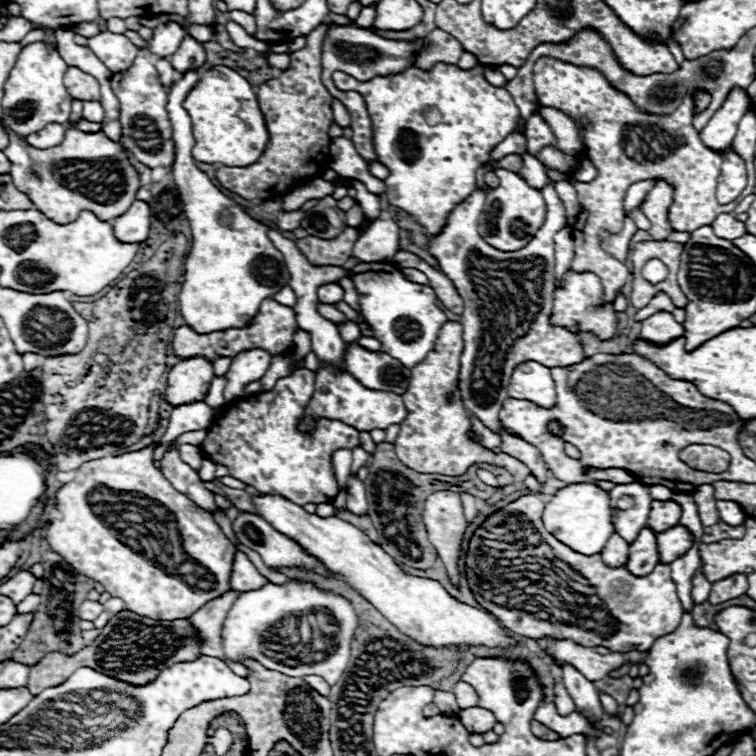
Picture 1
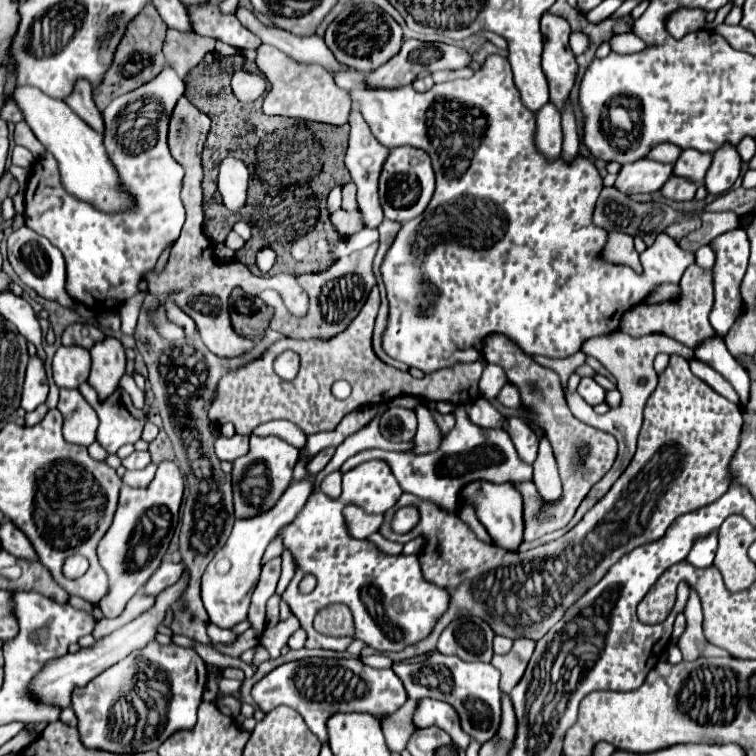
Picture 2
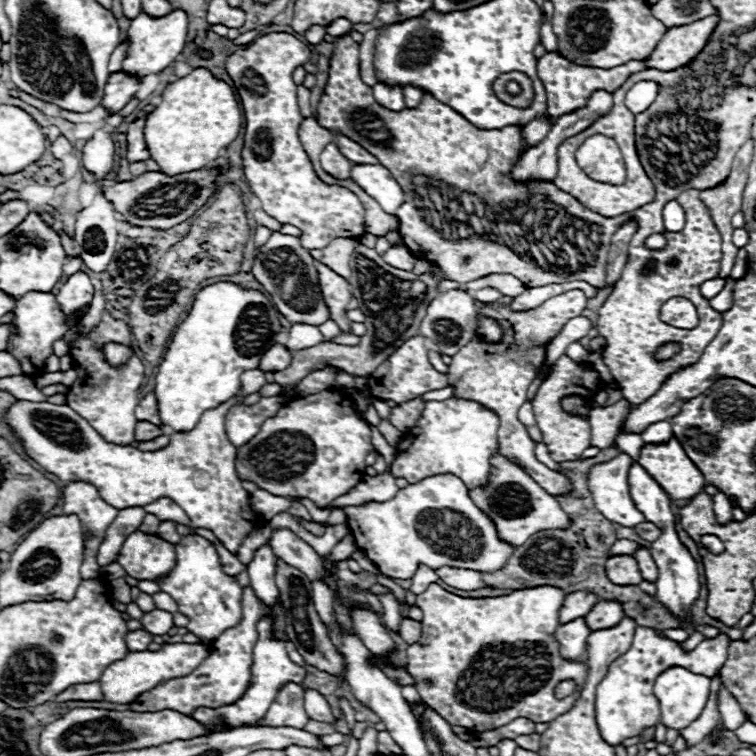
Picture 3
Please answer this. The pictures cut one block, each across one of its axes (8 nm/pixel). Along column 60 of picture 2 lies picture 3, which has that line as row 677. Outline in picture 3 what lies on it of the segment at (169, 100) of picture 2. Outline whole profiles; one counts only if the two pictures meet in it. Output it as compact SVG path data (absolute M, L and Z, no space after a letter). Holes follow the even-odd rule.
M248 586L244 588L242 594L242 622L236 628L226 630L220 638L216 638L210 644L210 656L190 674L178 680L168 680L162 682L158 688L140 694L134 702L130 702L130 710L136 712L156 712L156 710L176 710L180 714L192 716L192 712L196 708L220 708L220 706L228 706L234 704L236 700L240 700L244 696L244 692L250 686L252 680L252 652L254 646L258 642L258 630L256 624L262 616L272 616L274 618L274 634L282 640L286 640L286 610L282 606L282 602L278 606L266 606L256 594L254 590Z

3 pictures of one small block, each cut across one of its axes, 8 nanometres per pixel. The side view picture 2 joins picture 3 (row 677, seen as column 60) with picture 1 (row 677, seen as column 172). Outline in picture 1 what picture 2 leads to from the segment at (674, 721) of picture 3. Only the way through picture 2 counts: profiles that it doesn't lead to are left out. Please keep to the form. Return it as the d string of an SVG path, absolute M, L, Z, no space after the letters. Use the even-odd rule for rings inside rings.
M538 638L536 642L550 658L554 658L556 664L572 664L590 682L602 680L604 676L608 676L612 670L620 668L628 660L632 664L644 662L642 652L636 652L636 650L632 650L632 652L610 652L610 654L602 656L602 654L594 652L594 648L580 646L572 640Z

